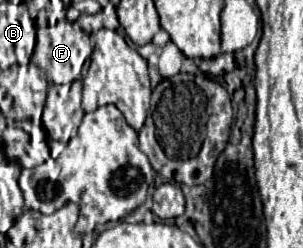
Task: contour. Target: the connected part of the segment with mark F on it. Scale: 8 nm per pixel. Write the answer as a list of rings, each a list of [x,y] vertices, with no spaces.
[[[62,19],[50,27],[38,27],[36,45],[31,60],[37,67],[46,73],[49,84],[71,84],[72,81],[82,79],[82,68],[90,58],[93,45],[90,43],[88,33],[84,33],[77,22]]]

